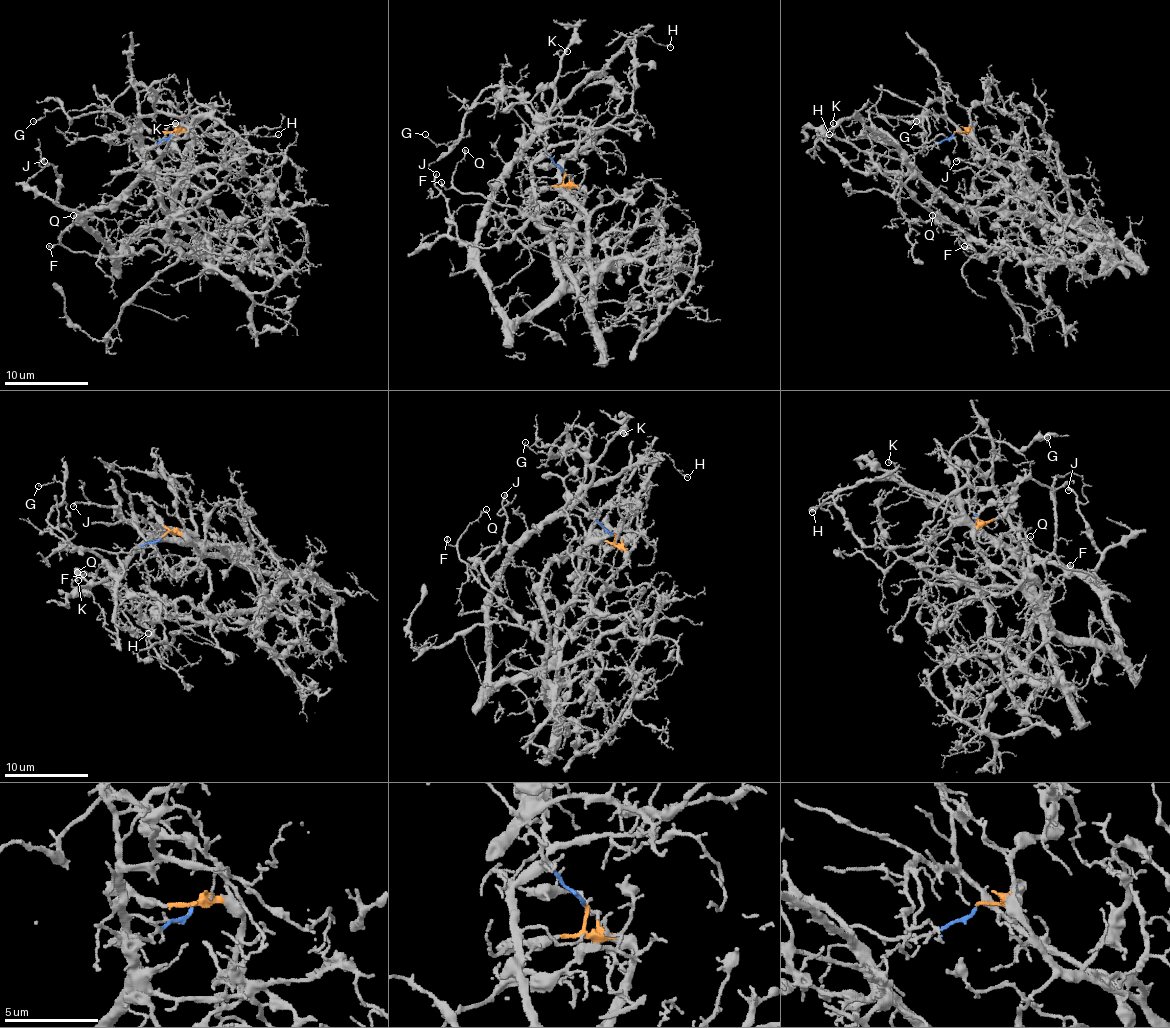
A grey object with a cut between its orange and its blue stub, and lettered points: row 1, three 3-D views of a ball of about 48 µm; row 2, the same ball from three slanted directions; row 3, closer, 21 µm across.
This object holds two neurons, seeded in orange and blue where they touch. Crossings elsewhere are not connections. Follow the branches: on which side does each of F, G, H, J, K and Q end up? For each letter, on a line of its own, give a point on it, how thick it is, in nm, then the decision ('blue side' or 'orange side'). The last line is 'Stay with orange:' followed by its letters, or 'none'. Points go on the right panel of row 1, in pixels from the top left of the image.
F: at (964, 246); 160 nm thick; orange side
G: at (916, 121); 110 nm thick; blue side
H: at (829, 134); 120 nm thick; blue side
J: at (956, 161); 200 nm thick; blue side
K: at (833, 123); 120 nm thick; blue side
Q: at (932, 215); 150 nm thick; orange side
Stay with orange: F, Q

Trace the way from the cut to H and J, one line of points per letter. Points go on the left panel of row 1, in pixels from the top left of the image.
H: (172, 133), (151, 148), (109, 137), (130, 133), (155, 148), (199, 118), (216, 118), (241, 133), (278, 135)
J: (172, 133), (151, 148), (111, 135), (132, 135), (143, 173), (90, 212), (57, 202), (44, 160)

